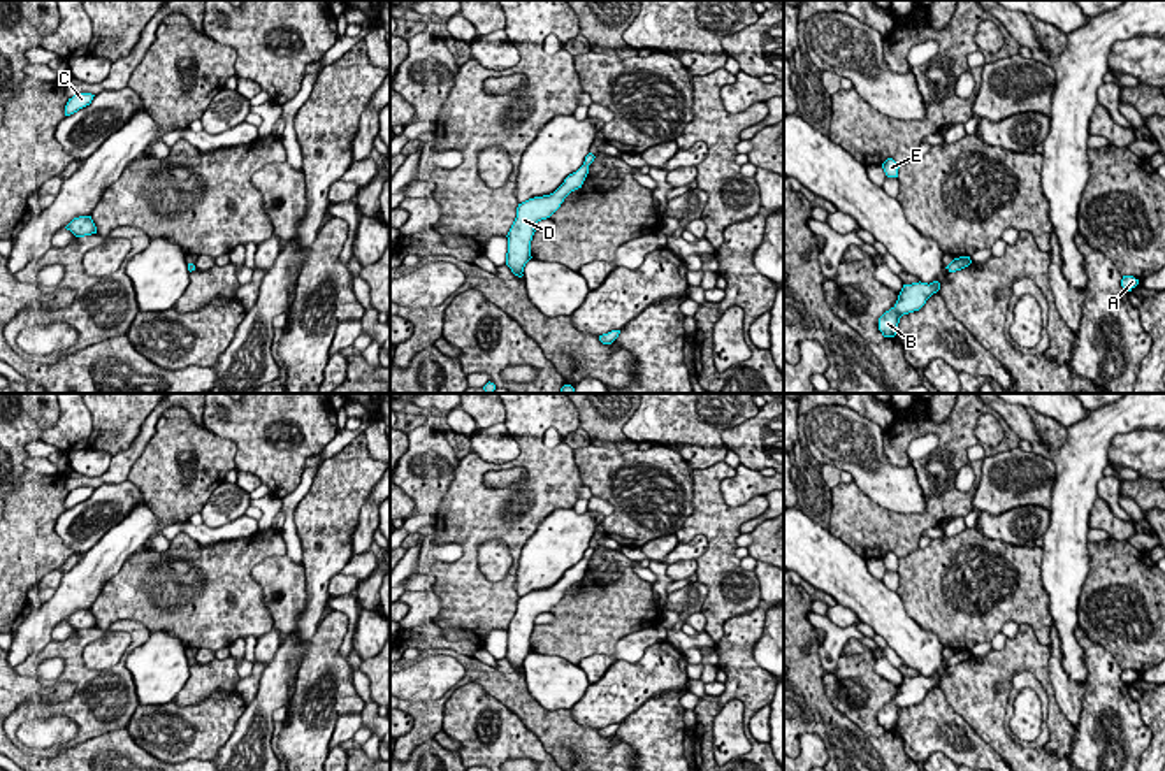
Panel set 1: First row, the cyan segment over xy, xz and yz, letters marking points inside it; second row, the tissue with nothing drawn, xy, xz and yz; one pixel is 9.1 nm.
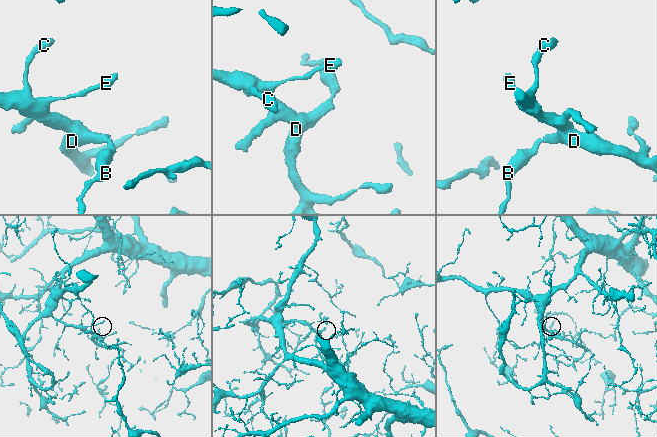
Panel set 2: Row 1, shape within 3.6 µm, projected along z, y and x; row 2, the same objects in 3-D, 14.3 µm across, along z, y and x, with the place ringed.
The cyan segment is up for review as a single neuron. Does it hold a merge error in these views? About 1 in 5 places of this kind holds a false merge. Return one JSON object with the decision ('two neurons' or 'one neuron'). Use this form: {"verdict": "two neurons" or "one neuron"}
{"verdict": "one neuron"}

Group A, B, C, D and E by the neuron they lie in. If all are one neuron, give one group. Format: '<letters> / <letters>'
A B C D E

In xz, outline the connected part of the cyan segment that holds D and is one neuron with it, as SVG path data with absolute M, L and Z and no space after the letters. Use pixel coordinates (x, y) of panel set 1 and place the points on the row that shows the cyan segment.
M589 153L585 156L583 165L576 172L569 174L554 193L534 197L518 204L517 218L506 235L506 265L511 269L515 276L522 277L525 263L532 258L531 241L536 232L534 225L541 220L550 218L571 191L582 188L589 174L589 165L594 162L594 158L596 156Z

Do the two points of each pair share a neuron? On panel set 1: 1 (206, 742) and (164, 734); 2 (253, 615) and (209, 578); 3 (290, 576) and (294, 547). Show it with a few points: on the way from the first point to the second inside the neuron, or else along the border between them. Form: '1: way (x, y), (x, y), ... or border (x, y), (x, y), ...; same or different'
1: way (195, 734), (174, 734); same
2: way (248, 603), (222, 578); same
3: border (287, 554), (301, 562); different

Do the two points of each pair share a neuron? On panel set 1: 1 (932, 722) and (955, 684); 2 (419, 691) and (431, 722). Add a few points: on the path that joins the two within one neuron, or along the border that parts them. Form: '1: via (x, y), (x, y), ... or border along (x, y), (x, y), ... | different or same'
1: border along (937, 685), (947, 705), (972, 729) | different
2: border along (450, 689), (438, 698), (408, 701) | different

